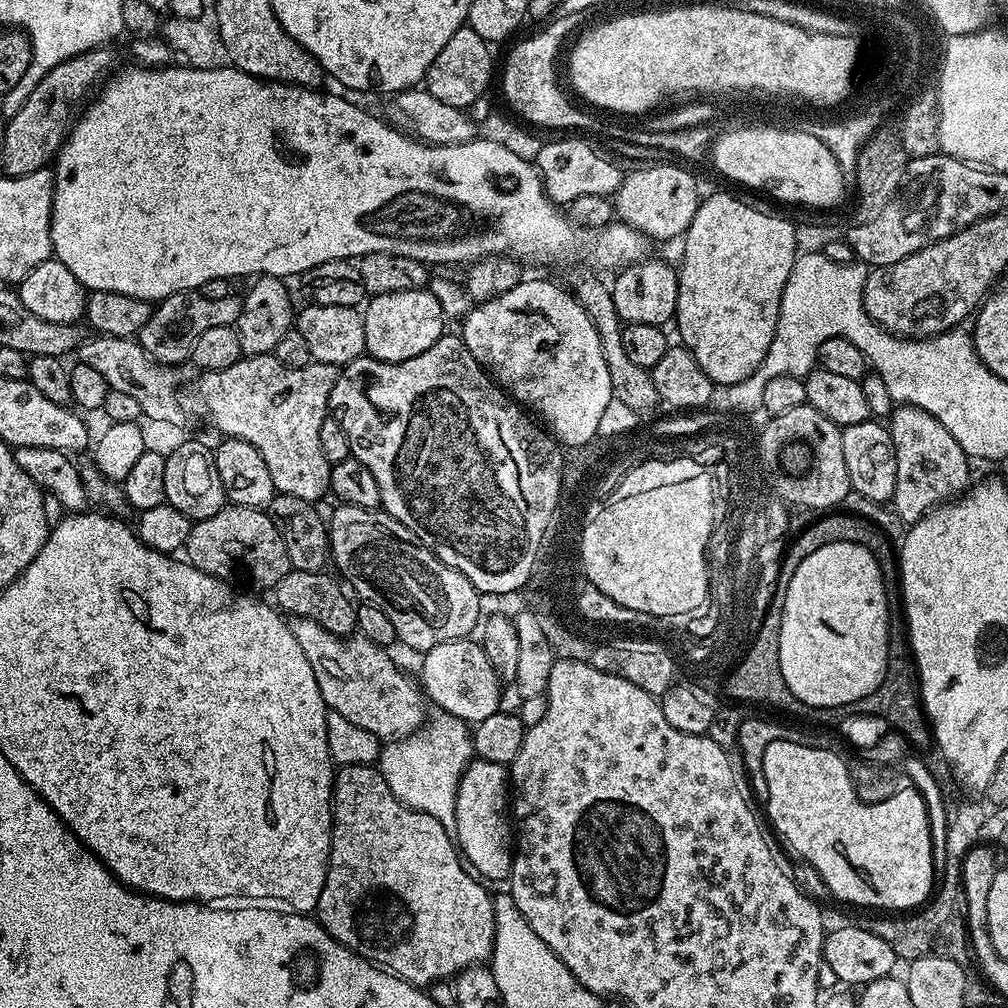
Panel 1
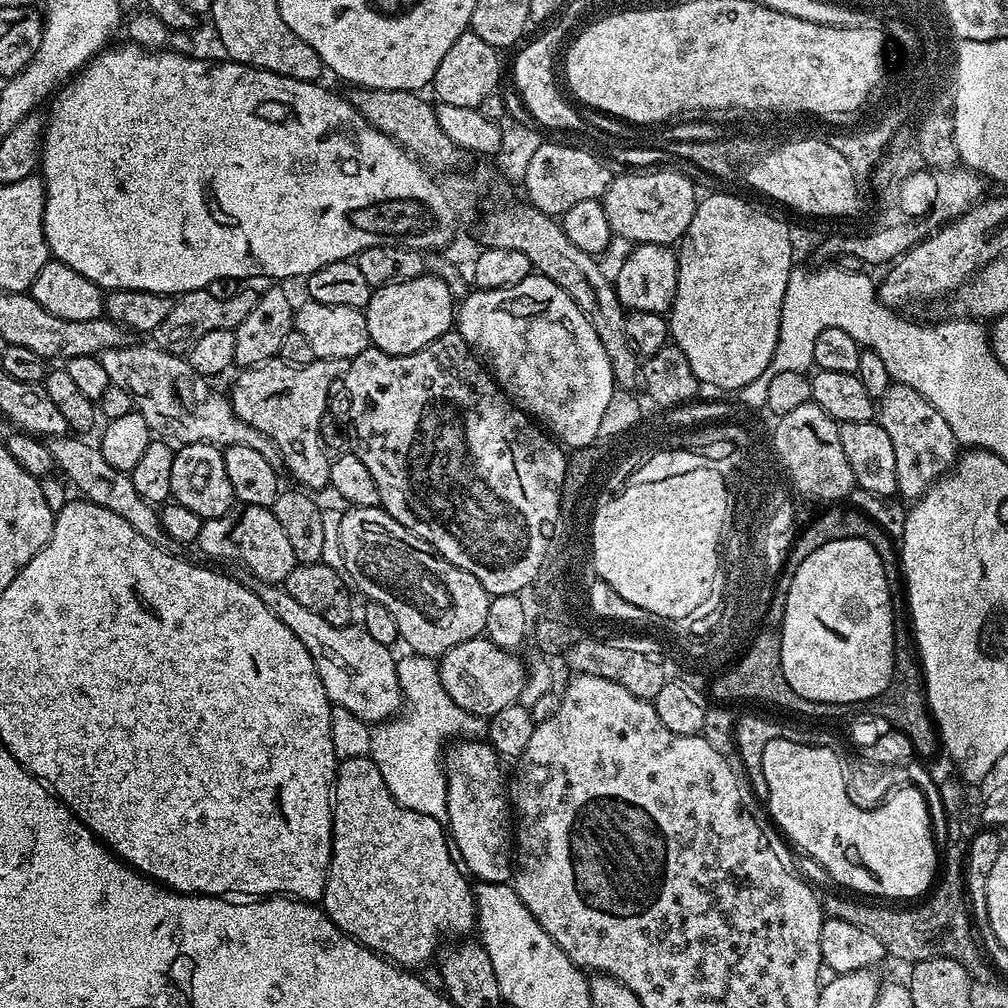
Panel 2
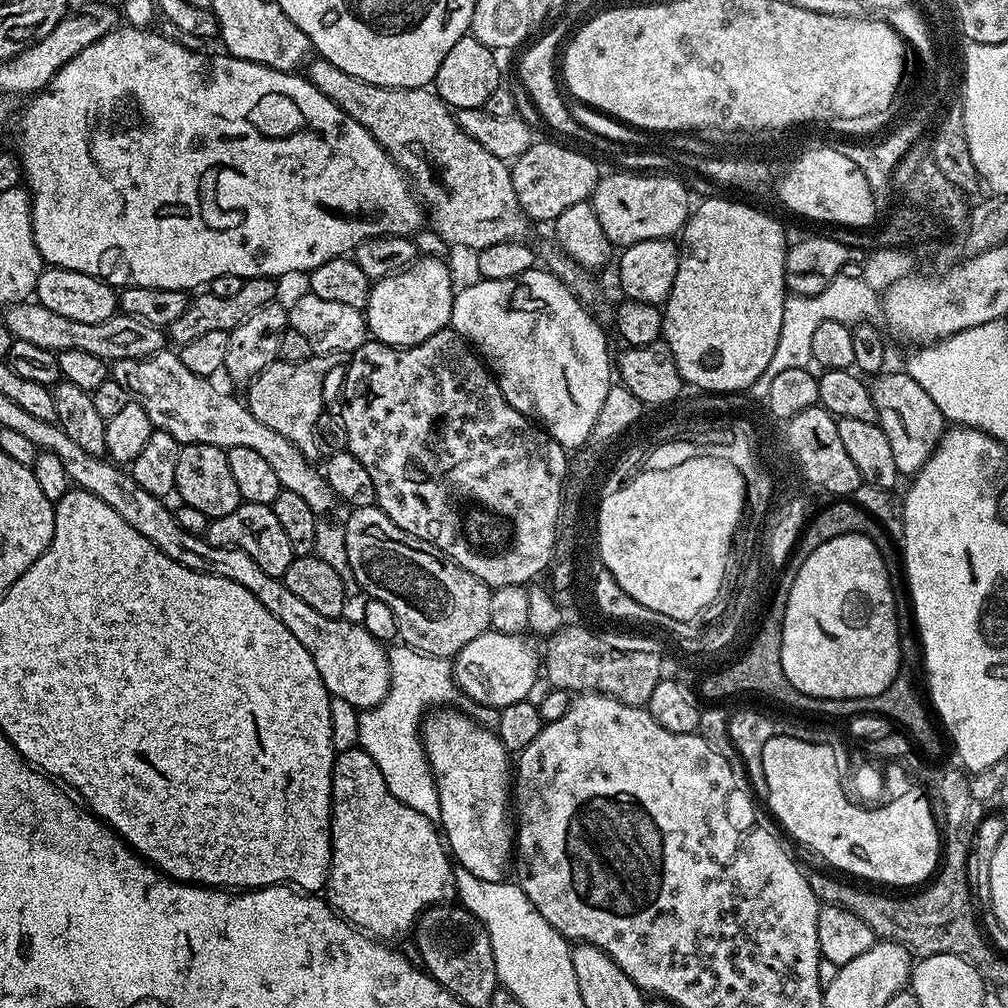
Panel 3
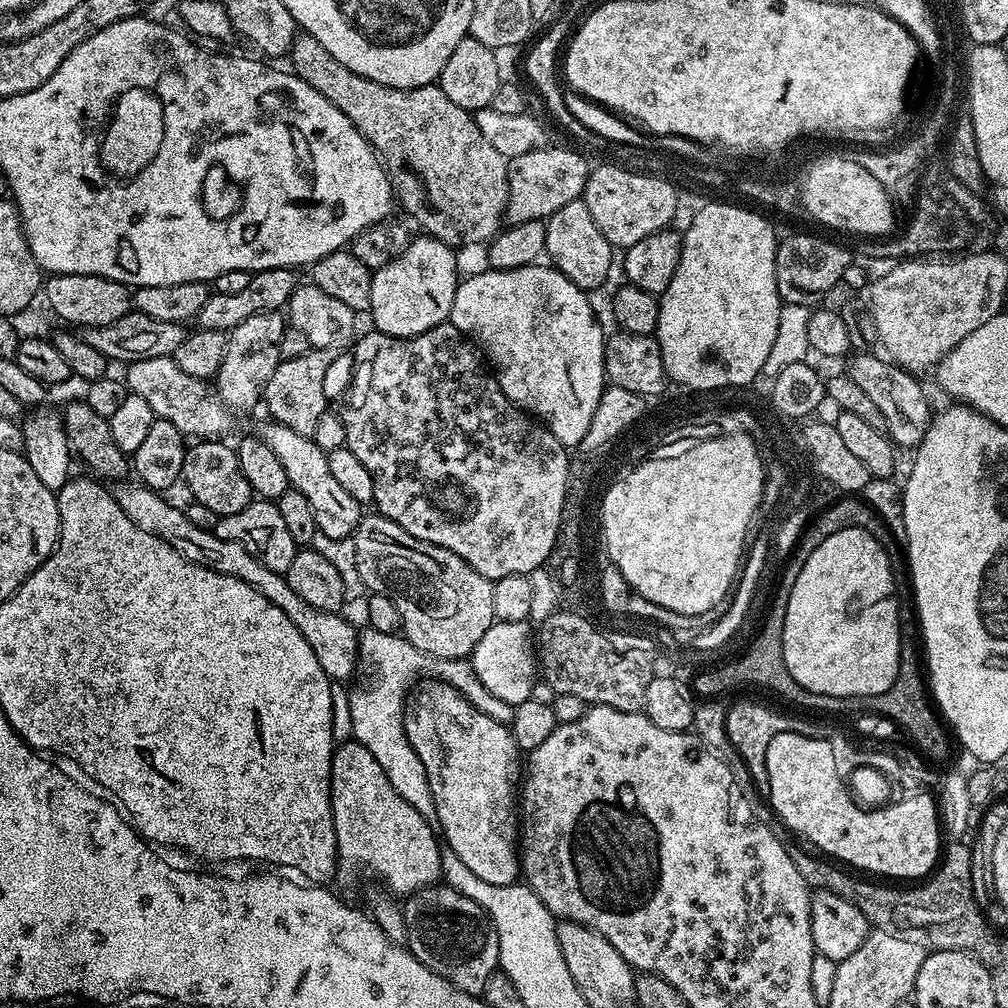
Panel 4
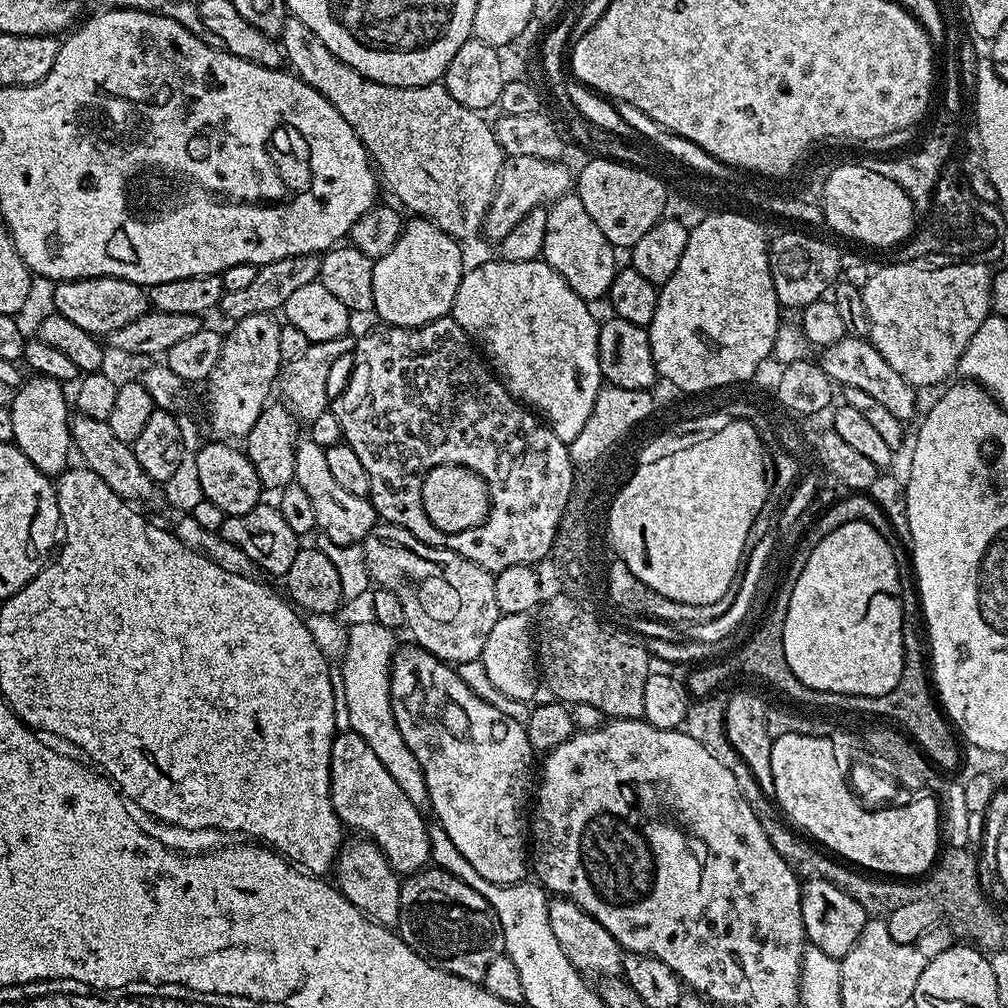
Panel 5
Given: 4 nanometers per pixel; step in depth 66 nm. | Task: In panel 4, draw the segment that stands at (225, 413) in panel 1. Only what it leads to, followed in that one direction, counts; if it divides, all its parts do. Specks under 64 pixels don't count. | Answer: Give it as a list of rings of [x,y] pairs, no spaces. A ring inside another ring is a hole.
[[[313,348],[302,358],[281,360],[274,370],[272,377],[266,382],[262,397],[263,407],[268,407],[268,412],[277,424],[290,426],[290,430],[298,430],[298,434],[311,436],[318,418],[329,407],[328,396],[324,393],[324,383],[328,380],[328,371],[338,355],[335,348]]]

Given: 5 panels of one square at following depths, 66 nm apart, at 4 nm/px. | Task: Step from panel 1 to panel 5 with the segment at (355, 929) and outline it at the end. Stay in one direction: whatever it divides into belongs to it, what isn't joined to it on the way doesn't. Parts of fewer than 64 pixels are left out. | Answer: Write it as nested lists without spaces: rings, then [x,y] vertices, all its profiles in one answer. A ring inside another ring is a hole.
[[[351,730],[337,731],[330,746],[330,794],[332,808],[345,829],[353,828],[361,837],[367,838],[380,848],[390,867],[397,874],[420,871],[429,863],[431,844],[427,836],[425,813],[419,812],[402,794],[402,789],[366,746],[362,738]]]

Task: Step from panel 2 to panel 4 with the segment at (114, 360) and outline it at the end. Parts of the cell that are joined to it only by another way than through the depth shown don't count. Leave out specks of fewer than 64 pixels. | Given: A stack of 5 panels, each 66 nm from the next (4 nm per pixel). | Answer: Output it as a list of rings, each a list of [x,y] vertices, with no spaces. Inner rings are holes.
[[[171,357],[131,361],[126,367],[125,385],[133,395],[143,398],[149,404],[155,419],[178,426],[178,430],[183,432],[185,437],[223,437],[229,413],[219,395],[205,381],[190,378],[190,374],[183,373]],[[267,423],[258,431],[259,439],[270,446],[270,450],[274,450],[274,454],[282,462],[282,470],[286,470],[289,485],[310,501],[310,506],[314,509],[316,530],[329,538],[351,537],[360,525],[362,506],[354,498],[350,498],[350,494],[346,494],[346,490],[342,490],[340,483],[335,480],[334,474],[330,474],[328,453],[322,451],[311,436],[298,434],[298,430],[290,430],[290,426],[285,424]]]

